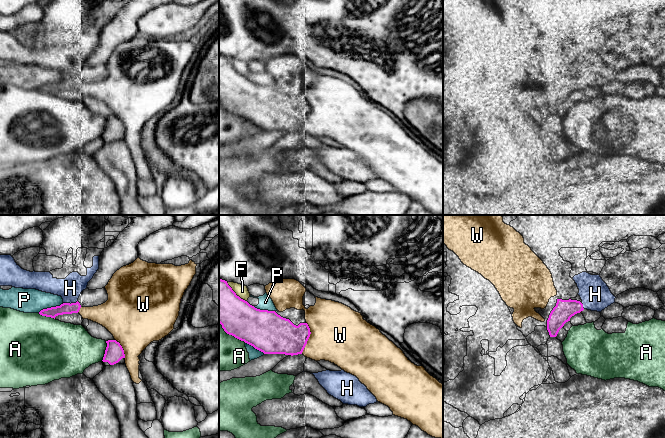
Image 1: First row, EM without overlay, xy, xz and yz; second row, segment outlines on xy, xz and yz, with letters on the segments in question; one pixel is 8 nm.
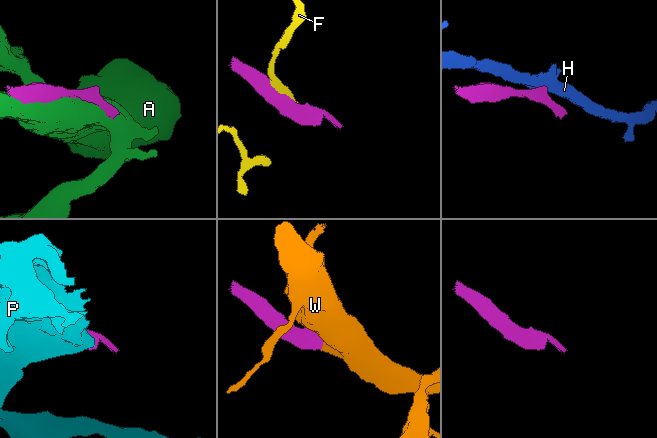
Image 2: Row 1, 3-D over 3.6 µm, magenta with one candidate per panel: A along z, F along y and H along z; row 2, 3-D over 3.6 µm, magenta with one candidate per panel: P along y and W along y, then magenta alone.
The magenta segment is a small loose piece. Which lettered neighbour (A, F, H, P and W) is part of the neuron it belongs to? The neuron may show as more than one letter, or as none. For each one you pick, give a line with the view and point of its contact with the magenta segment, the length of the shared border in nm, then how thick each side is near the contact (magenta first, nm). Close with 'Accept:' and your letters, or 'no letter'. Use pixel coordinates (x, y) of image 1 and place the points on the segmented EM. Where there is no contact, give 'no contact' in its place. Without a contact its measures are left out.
Accept: no letter

